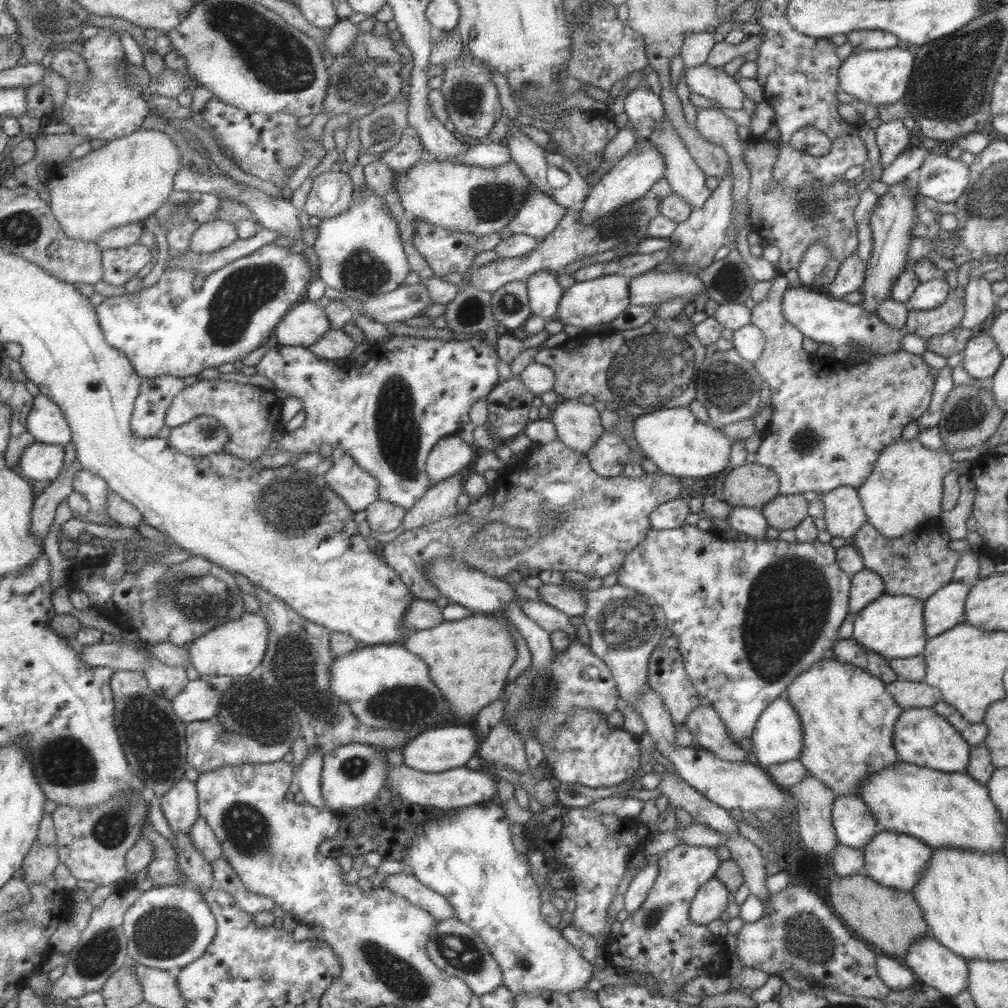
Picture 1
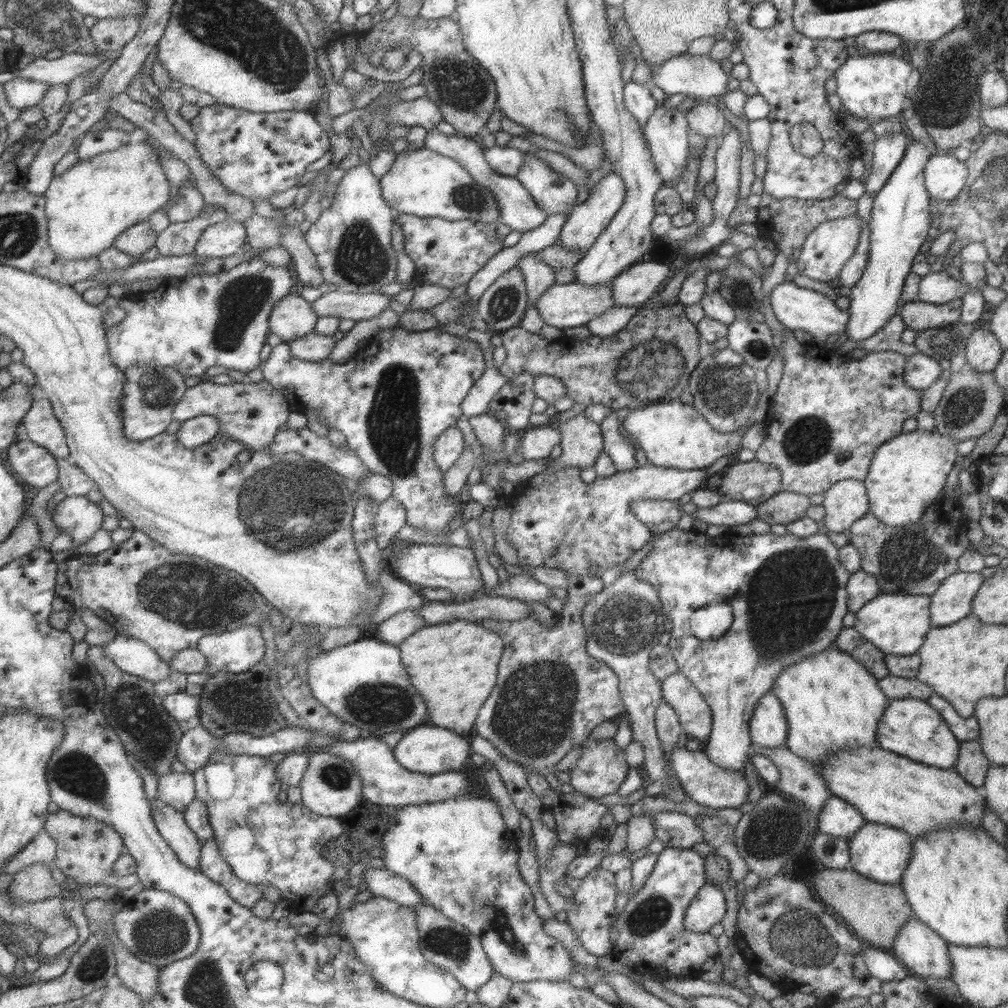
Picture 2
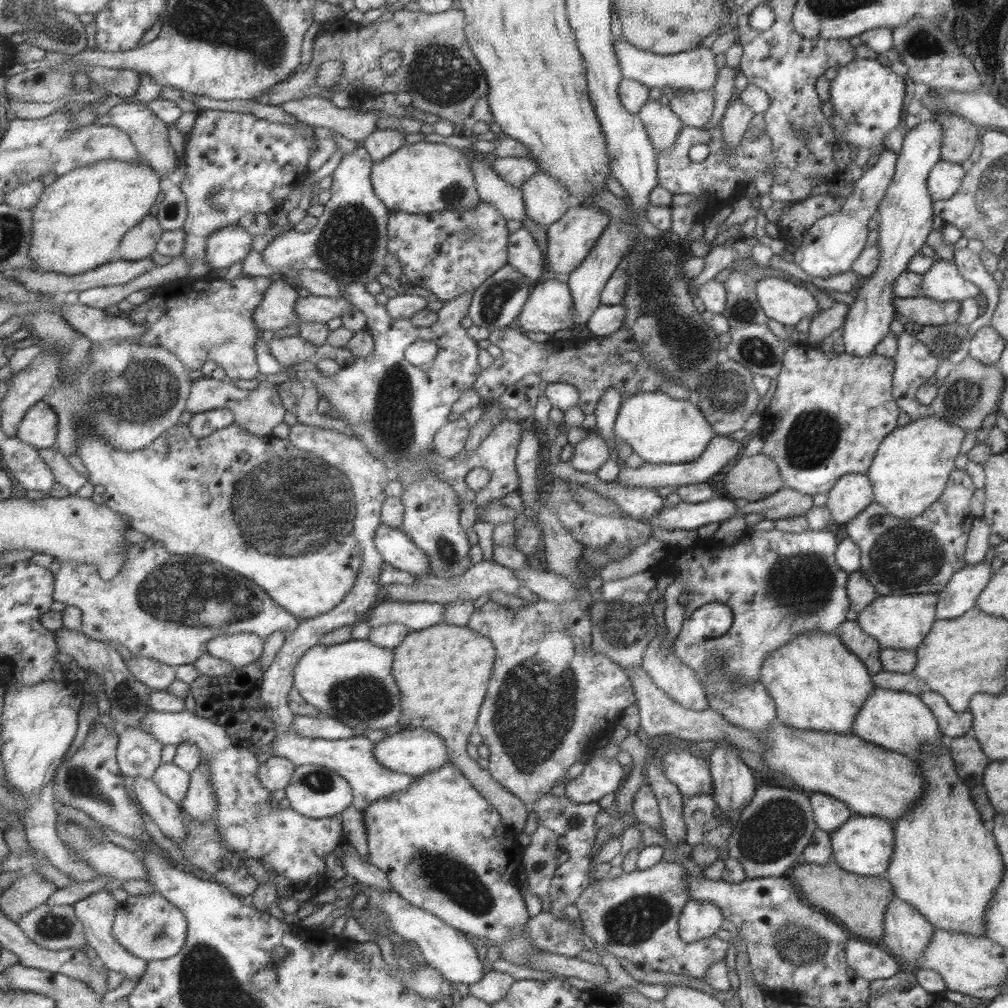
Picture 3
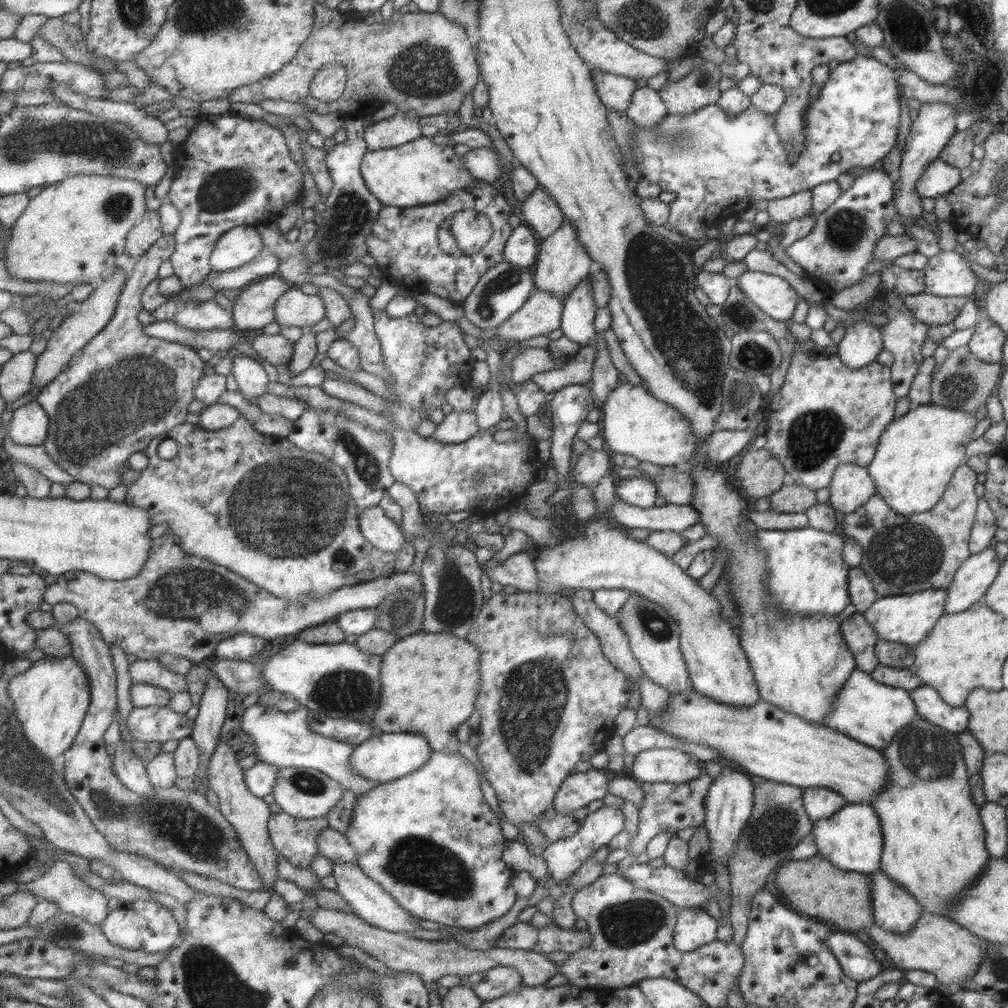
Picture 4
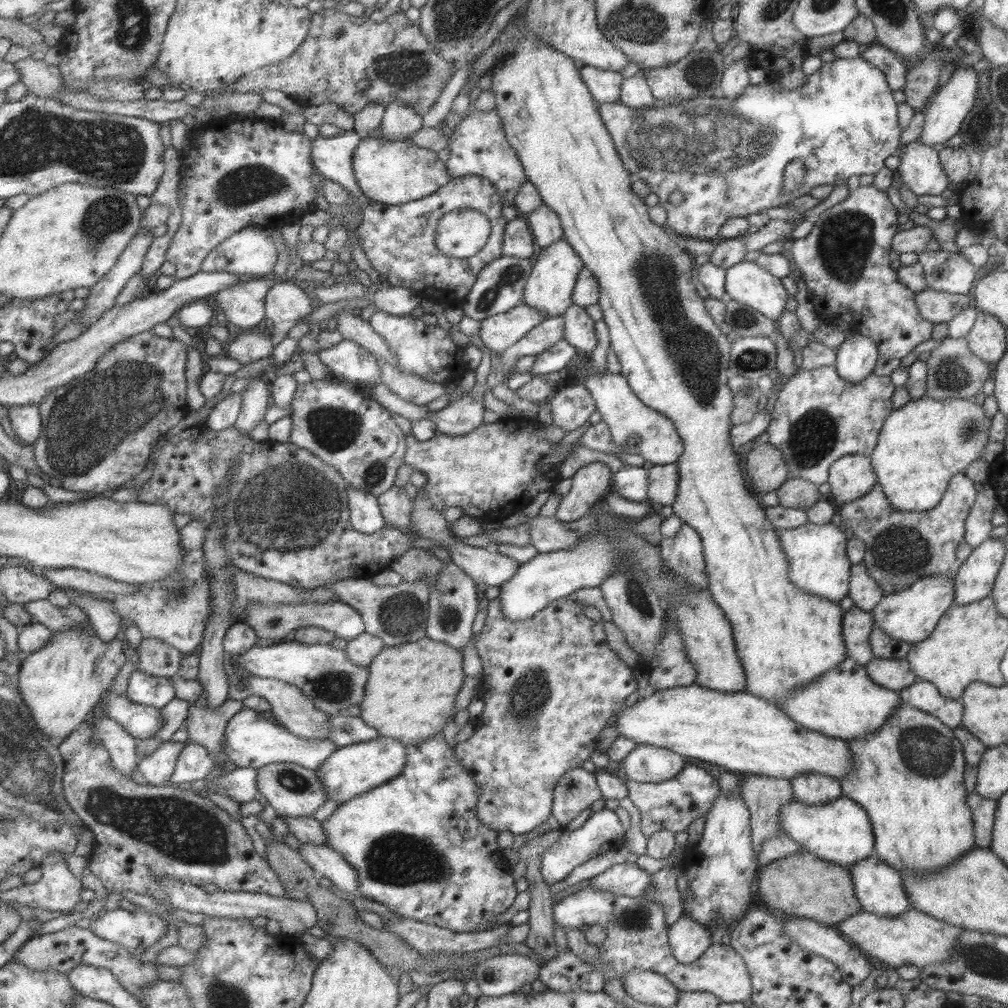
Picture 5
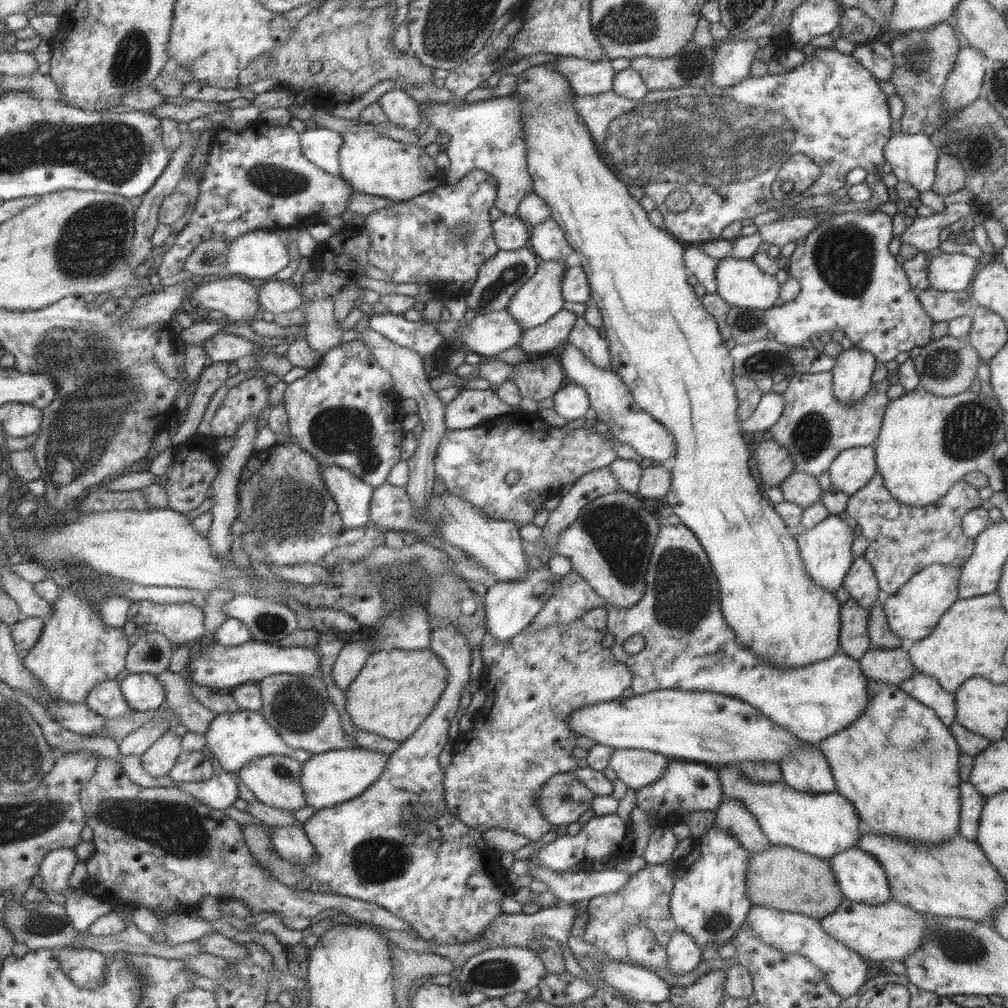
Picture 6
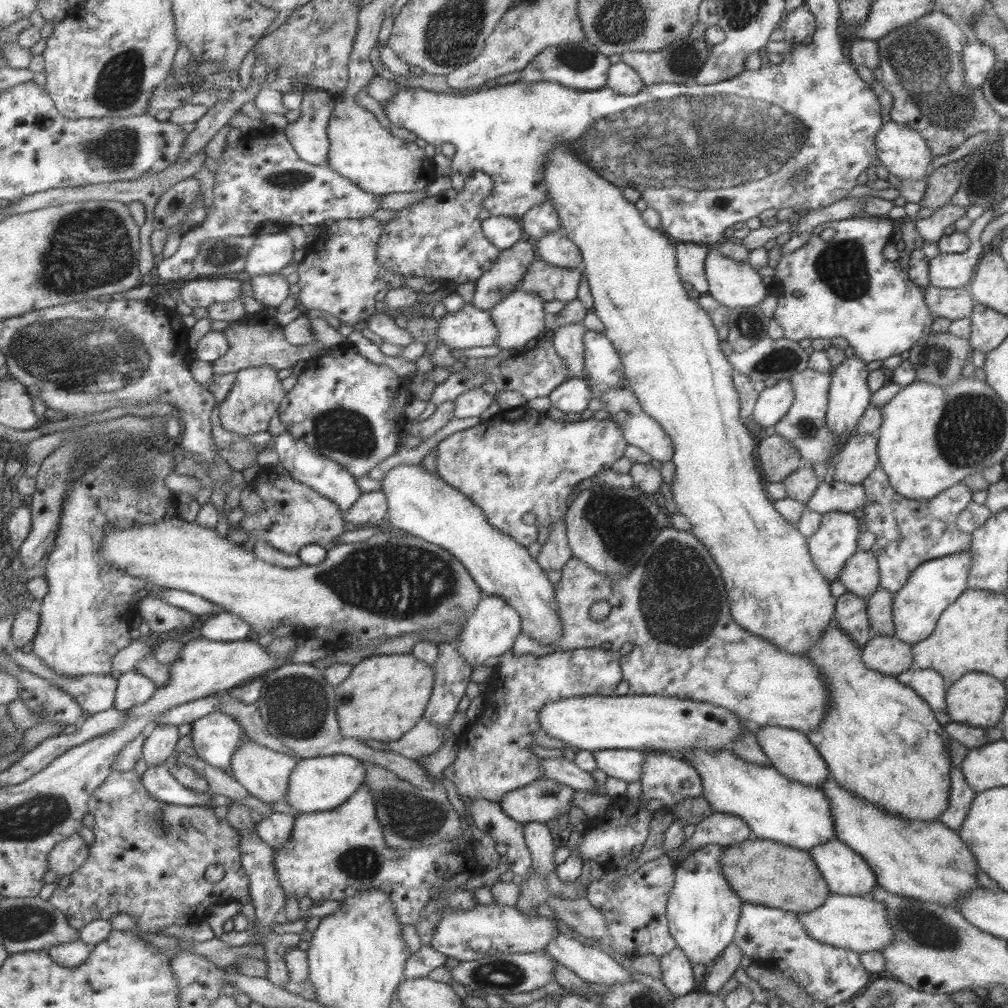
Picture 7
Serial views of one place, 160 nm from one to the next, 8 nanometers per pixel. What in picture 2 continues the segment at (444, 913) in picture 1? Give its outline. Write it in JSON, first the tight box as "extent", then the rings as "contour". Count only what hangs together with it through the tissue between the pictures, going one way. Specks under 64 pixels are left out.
{"extent":[359,868,424,906],"contour":[[[372,868],[364,870],[359,879],[367,884],[366,889],[372,896],[382,896],[403,906],[424,904],[418,892],[412,890],[408,880],[389,872],[385,868]]]}

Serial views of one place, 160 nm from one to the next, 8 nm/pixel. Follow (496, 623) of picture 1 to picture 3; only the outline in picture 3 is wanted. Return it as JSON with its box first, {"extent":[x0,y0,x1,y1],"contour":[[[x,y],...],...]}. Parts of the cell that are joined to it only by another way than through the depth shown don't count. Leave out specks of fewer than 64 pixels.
{"extent":[391,622,529,833],"contour":[[[439,622],[418,631],[410,631],[392,648],[392,652],[391,677],[401,694],[401,716],[397,720],[400,730],[423,727],[440,736],[448,754],[448,762],[456,766],[473,788],[485,797],[499,813],[503,824],[515,833],[528,830],[529,809],[465,752],[493,670],[493,643],[487,636],[479,636],[466,626]]]}

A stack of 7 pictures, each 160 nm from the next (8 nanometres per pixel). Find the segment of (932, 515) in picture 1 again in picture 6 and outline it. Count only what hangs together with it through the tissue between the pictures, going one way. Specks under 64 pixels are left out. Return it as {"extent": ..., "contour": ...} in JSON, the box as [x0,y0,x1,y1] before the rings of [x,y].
{"extent":[874,387,1004,507],"contour":[[[919,387],[891,399],[874,444],[884,487],[899,502],[920,507],[941,499],[968,472],[986,472],[995,461],[995,447],[1004,440],[1004,413],[994,396],[969,389],[944,397]]]}

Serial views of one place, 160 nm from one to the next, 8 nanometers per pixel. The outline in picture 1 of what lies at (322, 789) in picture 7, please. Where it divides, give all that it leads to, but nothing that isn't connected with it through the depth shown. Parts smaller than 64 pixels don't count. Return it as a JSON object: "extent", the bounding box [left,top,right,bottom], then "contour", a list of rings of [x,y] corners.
{"extent":[401,726,479,772],"contour":[[[443,726],[418,732],[405,741],[401,748],[402,763],[421,772],[443,772],[450,768],[465,767],[465,763],[474,756],[479,743],[478,734],[463,726]]]}

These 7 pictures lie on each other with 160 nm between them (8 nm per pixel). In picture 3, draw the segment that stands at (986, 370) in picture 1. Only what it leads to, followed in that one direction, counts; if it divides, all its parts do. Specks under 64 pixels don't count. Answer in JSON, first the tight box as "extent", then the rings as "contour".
{"extent":[967,326,1004,365],"contour":[[[991,326],[979,328],[967,341],[968,355],[986,365],[995,365],[1004,349],[1004,338],[1001,338]]]}

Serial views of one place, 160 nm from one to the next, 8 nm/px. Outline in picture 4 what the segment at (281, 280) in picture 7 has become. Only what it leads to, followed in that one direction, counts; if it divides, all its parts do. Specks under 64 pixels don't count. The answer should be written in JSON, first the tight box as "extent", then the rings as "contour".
{"extent":[277,286,325,328],"contour":[[[289,286],[277,299],[277,324],[281,327],[308,328],[323,320],[325,309],[319,295],[304,294],[301,289]]]}

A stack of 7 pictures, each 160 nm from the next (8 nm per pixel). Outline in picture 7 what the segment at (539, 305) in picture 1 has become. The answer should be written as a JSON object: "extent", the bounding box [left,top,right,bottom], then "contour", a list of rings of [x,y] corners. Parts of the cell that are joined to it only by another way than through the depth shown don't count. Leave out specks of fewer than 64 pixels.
{"extent":[480,215,525,250],"contour":[[[489,215],[480,225],[485,238],[499,250],[509,248],[517,240],[525,237],[518,219]]]}

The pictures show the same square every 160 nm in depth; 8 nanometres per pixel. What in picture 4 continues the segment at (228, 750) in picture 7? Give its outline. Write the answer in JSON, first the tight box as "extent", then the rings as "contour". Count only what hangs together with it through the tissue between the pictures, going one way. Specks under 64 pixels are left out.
{"extent":[242,703,377,797],"contour":[[[258,703],[246,710],[242,727],[254,742],[259,761],[279,768],[317,769],[339,782],[344,790],[353,792],[355,797],[360,797],[377,785],[374,780],[368,780],[368,778],[362,778],[356,774],[348,765],[349,753],[353,750],[353,744],[345,744],[344,741],[330,739],[313,732],[303,714],[294,711],[283,712],[278,708]]]}

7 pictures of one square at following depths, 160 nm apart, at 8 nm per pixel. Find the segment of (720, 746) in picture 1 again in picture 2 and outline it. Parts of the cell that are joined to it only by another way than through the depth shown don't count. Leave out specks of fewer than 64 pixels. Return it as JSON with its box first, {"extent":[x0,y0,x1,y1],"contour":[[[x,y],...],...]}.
{"extent":[660,671,711,742],"contour":[[[679,671],[660,680],[662,699],[677,713],[684,736],[705,742],[711,728],[709,705],[701,693]]]}

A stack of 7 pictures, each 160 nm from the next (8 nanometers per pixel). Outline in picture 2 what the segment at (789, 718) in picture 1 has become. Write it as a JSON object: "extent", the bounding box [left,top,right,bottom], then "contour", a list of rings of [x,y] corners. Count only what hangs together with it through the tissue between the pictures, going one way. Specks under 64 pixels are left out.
{"extent":[748,691,786,748],"contour":[[[770,691],[761,695],[748,720],[751,742],[761,748],[783,747],[786,742],[786,720],[779,699]]]}

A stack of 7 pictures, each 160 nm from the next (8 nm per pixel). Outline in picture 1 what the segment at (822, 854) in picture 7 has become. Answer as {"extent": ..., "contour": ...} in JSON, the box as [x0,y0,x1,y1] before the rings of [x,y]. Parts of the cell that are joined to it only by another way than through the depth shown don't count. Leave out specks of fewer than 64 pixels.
{"extent":[901,934,966,998],"contour":[[[930,934],[909,944],[901,959],[923,987],[932,986],[945,998],[966,990],[966,960],[939,944]]]}

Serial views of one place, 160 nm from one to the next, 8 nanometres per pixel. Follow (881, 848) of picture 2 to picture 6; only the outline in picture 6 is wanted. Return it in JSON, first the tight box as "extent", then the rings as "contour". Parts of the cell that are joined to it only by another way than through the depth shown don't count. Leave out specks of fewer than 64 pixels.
{"extent":[716,765,864,860],"contour":[[[724,765],[720,770],[717,768],[716,773],[721,787],[722,798],[741,801],[741,805],[755,817],[761,832],[763,832],[770,844],[785,845],[799,852],[806,852],[807,854],[828,860],[830,856],[846,848],[856,847],[856,840],[863,833],[864,827],[858,818],[855,807],[836,791],[826,792],[825,794],[813,794],[795,790],[783,781],[754,783],[742,772],[737,772],[735,768],[729,765]]]}

